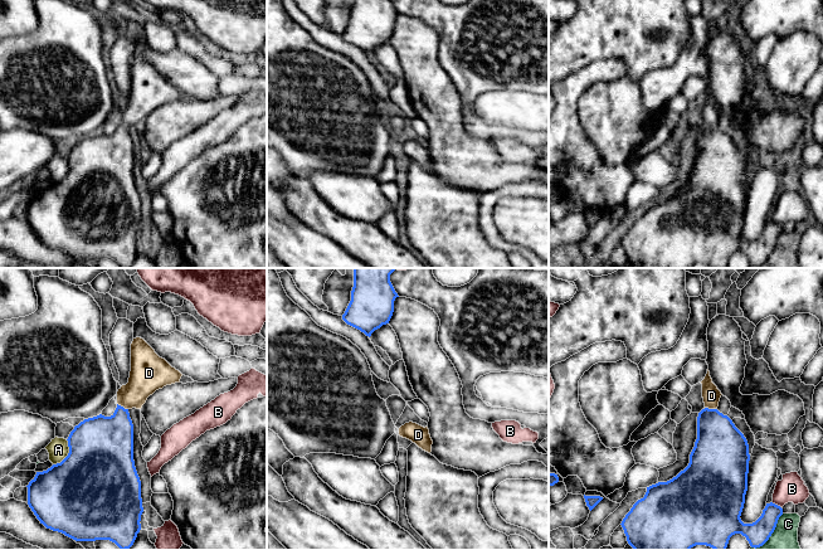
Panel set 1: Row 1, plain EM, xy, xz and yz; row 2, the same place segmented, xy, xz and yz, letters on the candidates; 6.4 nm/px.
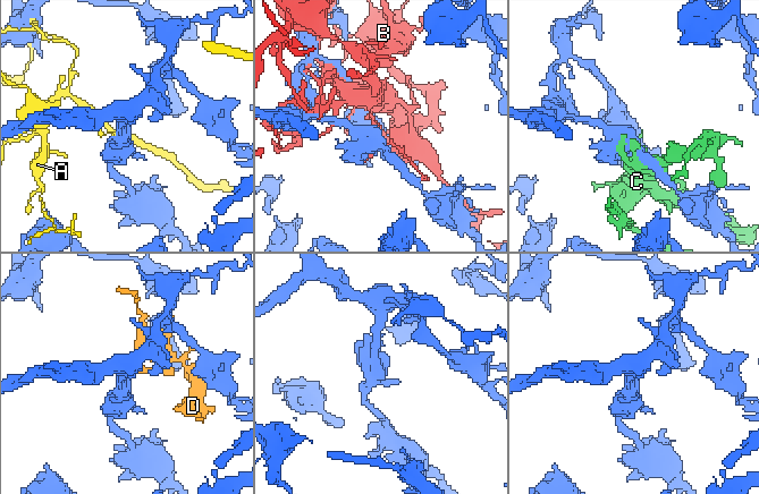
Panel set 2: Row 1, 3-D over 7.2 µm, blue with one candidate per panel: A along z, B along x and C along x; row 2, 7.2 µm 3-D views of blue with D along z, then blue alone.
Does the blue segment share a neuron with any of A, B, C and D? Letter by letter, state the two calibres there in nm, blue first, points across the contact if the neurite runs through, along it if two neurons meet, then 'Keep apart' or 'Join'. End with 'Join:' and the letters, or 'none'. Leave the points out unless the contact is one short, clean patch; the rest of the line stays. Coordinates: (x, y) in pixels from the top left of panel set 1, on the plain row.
A: Thickness 500 nm (blue) against 140 nm. Keep apart
B: Thickness 150 nm (blue) against 170 nm. Keep apart
C: Thickness 150 nm (blue) against 220 nm. Keep apart
D: Thickness 320 nm (blue) against 120 nm. Path across: yz (720, 165), (711, 142), (711, 127), (711, 113). Join
Join: D

